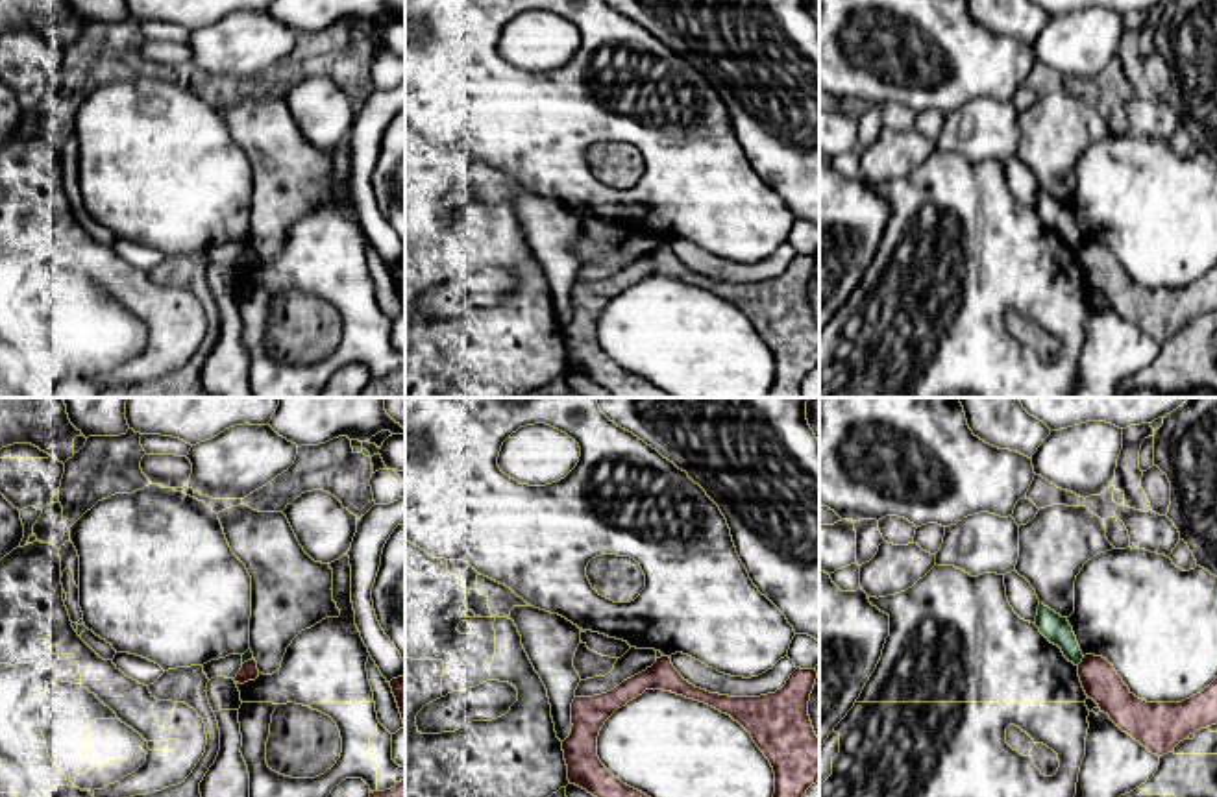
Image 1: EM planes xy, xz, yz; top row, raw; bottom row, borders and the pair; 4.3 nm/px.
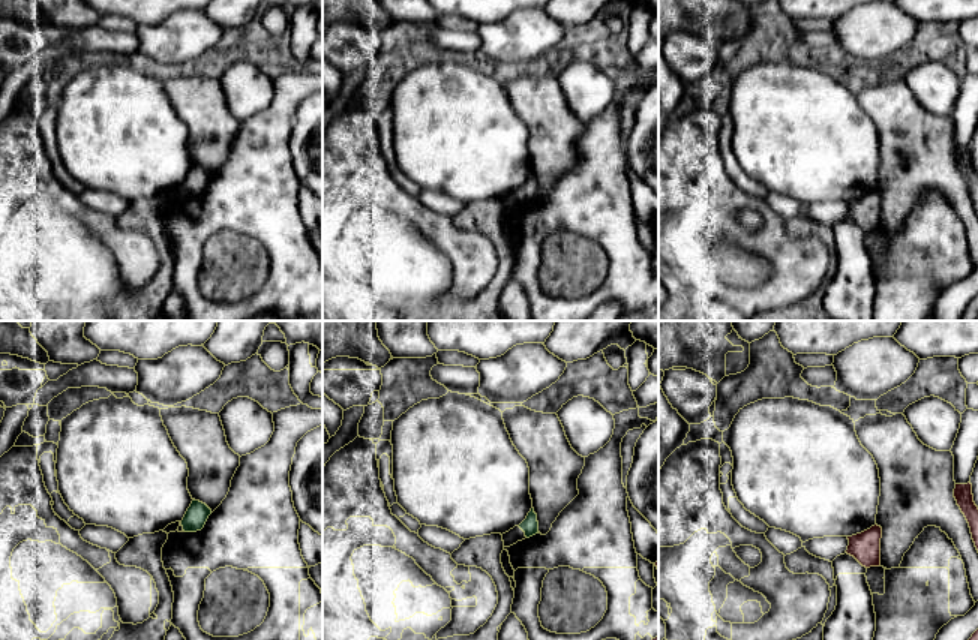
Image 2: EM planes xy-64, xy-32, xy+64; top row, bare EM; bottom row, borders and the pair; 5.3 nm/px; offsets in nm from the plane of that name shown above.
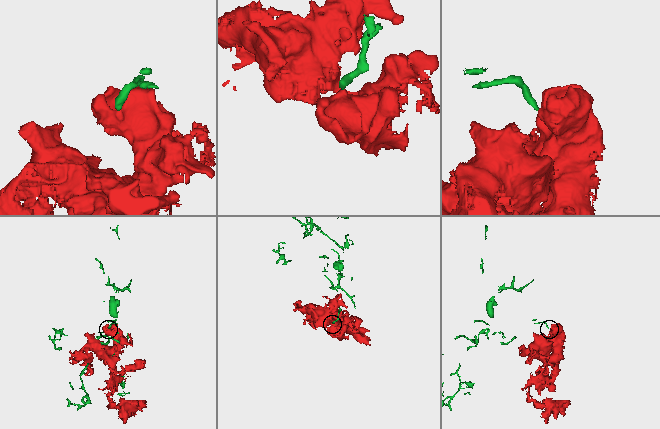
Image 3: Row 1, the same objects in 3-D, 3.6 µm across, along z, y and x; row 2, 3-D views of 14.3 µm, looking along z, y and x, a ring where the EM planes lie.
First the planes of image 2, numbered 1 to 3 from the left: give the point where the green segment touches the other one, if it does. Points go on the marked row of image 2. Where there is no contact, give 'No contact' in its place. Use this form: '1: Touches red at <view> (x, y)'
1: No contact
2: No contact
3: No contact

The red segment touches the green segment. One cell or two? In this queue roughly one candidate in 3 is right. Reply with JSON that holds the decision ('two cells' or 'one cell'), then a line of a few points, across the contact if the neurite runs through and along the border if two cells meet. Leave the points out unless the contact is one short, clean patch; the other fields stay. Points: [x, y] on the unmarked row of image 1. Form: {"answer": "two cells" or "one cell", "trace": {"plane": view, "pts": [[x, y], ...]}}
{"answer": "two cells", "trace": {"plane": "yz", "pts": [[1084, 243], [1077, 250]]}}

